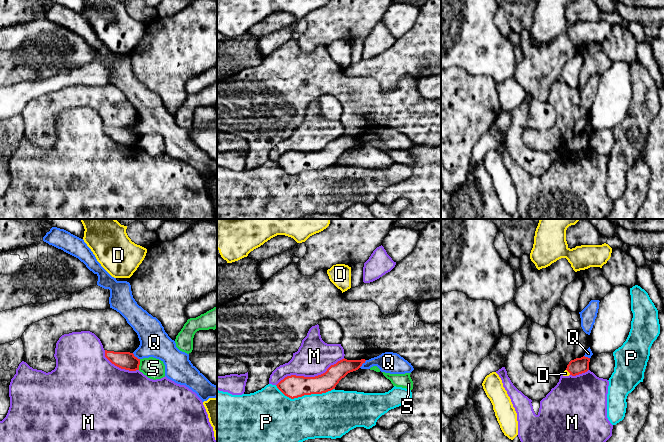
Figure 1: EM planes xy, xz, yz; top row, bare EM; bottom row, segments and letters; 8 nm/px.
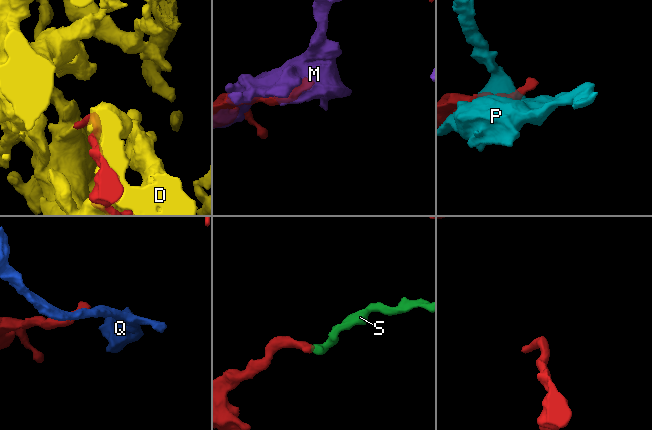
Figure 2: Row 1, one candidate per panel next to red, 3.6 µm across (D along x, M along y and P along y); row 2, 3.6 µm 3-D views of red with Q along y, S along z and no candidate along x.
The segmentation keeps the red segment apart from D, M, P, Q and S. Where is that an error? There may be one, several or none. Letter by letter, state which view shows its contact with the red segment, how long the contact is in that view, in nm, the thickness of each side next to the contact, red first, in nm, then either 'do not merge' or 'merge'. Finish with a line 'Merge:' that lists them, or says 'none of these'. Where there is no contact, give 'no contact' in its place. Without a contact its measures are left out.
D: yz | 60 nm | 130/50 nm | do not merge
M: xz | 600 nm | 180/280 nm | do not merge
P: xz | 480 nm | 180/360 nm | do not merge
Q: xz | 90 nm | 140/170 nm | do not merge
S: xy | 90 nm | 140/170 nm | do not merge
Merge: none of these

